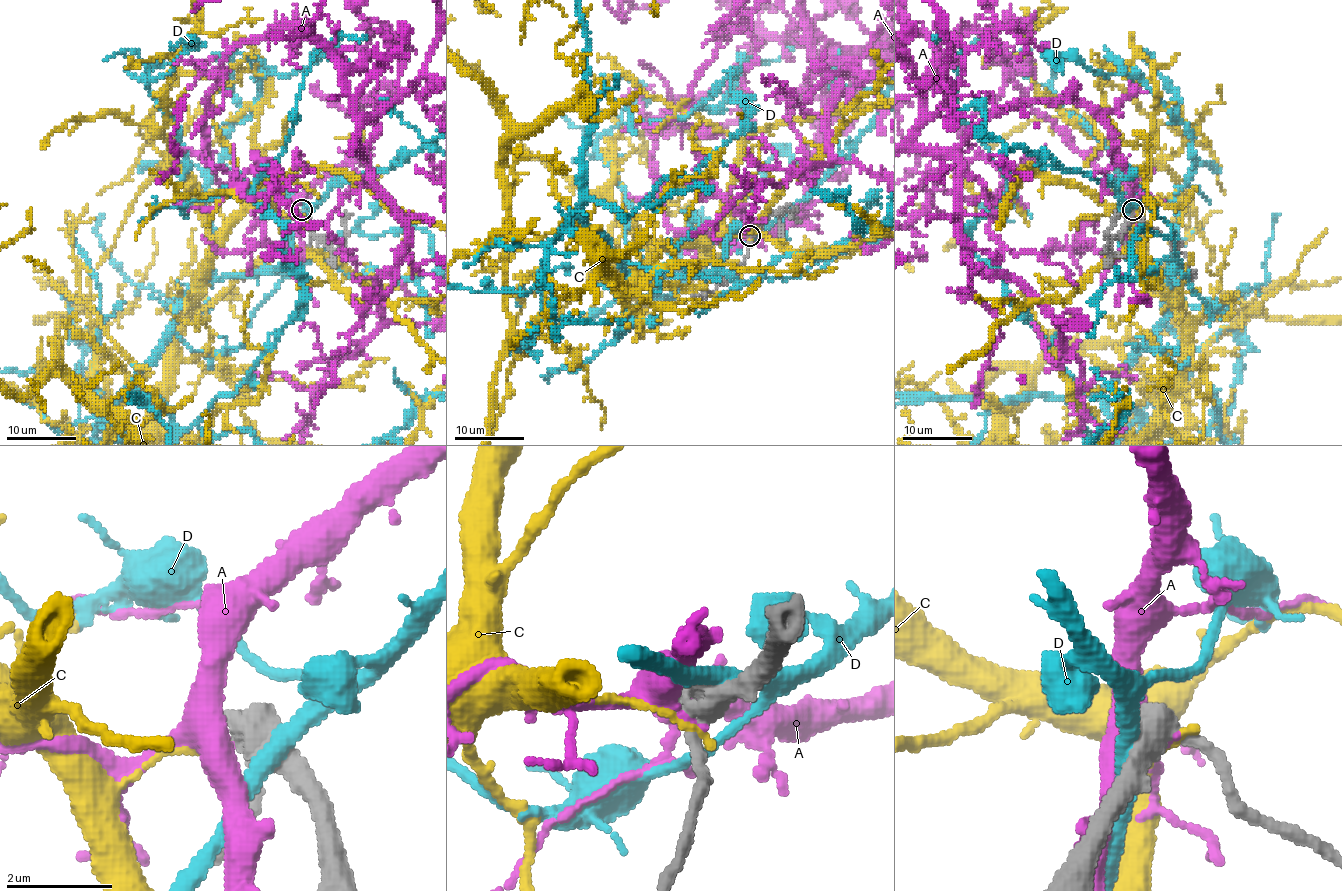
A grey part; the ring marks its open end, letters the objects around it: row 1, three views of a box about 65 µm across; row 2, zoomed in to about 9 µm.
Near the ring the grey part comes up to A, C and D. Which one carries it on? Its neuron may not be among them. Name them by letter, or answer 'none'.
none

